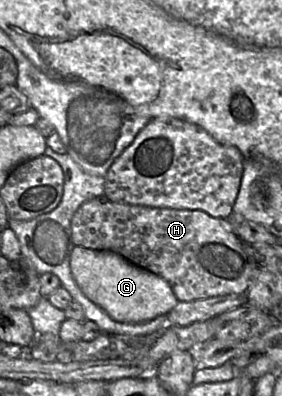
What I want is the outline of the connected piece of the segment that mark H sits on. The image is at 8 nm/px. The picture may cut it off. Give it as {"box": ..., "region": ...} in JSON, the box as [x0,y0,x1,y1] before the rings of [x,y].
{"box":[71,195,260,301],"region":[[[103,195],[84,202],[76,210],[71,219],[71,234],[75,246],[116,252],[129,262],[160,276],[169,283],[178,301],[245,294],[260,267],[251,245],[235,233],[227,219],[215,218],[200,210],[120,204]]]}

